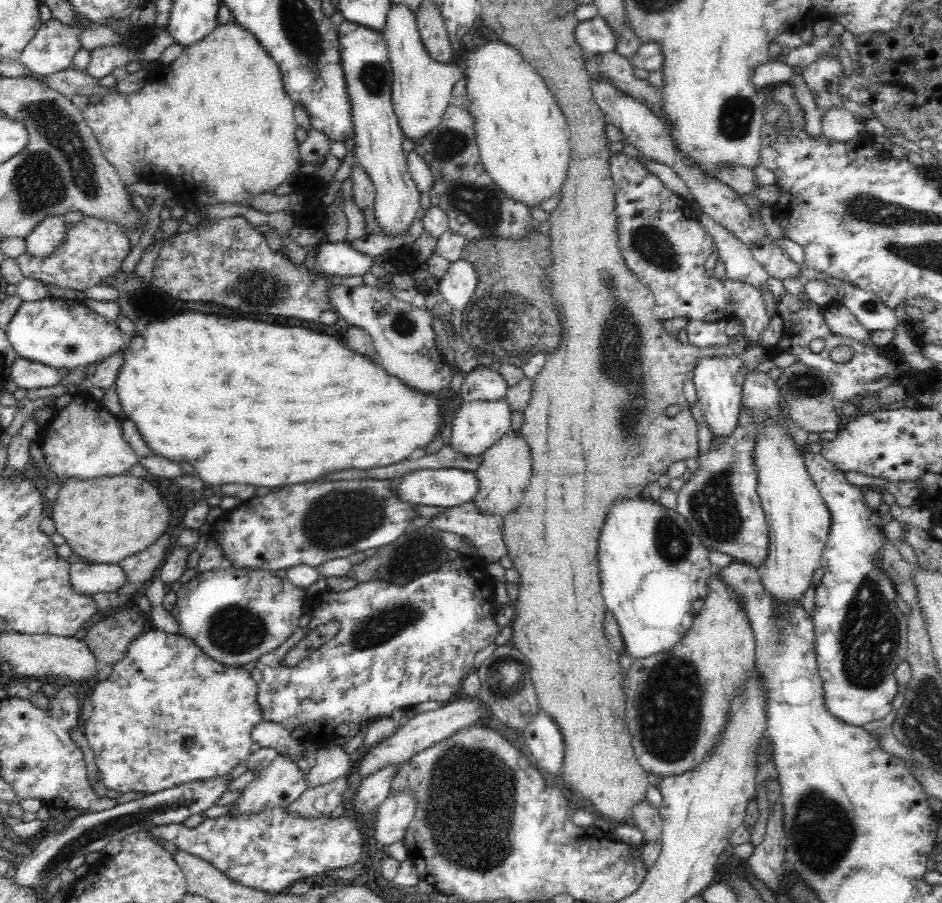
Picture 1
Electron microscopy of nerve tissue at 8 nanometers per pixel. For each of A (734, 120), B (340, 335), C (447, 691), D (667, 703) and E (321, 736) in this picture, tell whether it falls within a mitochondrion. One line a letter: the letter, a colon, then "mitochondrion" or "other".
A: mitochondrion
B: other
C: other
D: mitochondrion
E: other

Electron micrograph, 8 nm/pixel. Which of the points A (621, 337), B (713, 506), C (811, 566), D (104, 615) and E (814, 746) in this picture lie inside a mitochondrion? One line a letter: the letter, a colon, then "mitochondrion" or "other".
A: mitochondrion
B: mitochondrion
C: other
D: other
E: other

